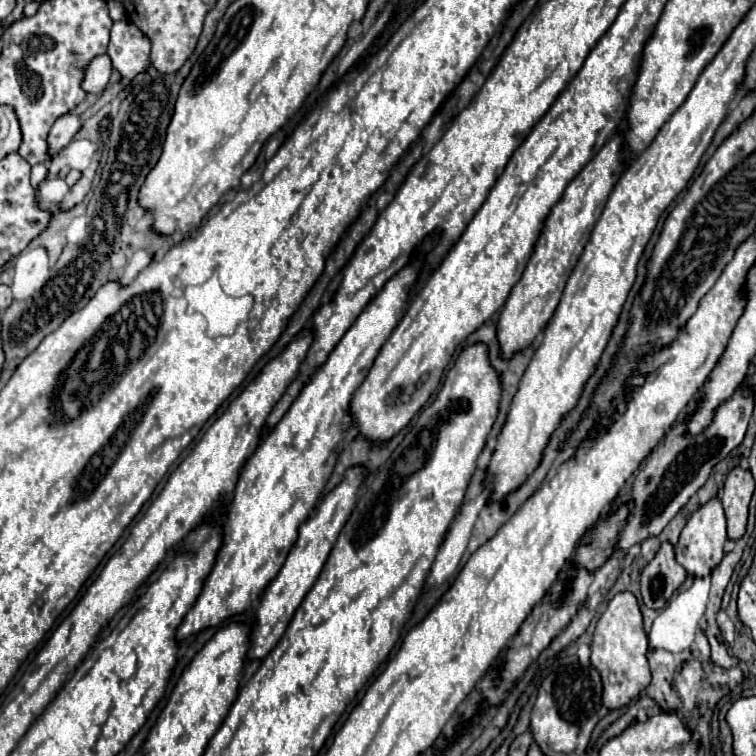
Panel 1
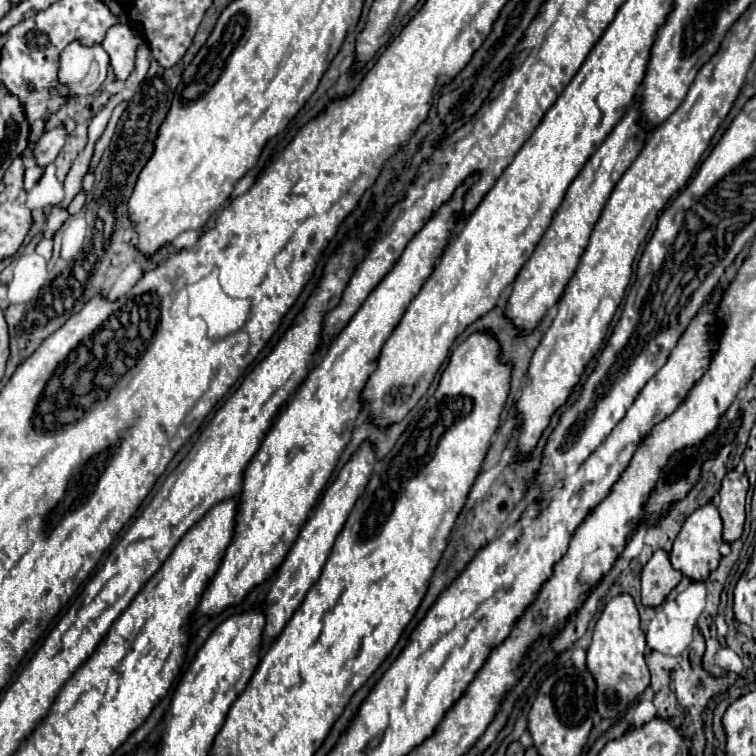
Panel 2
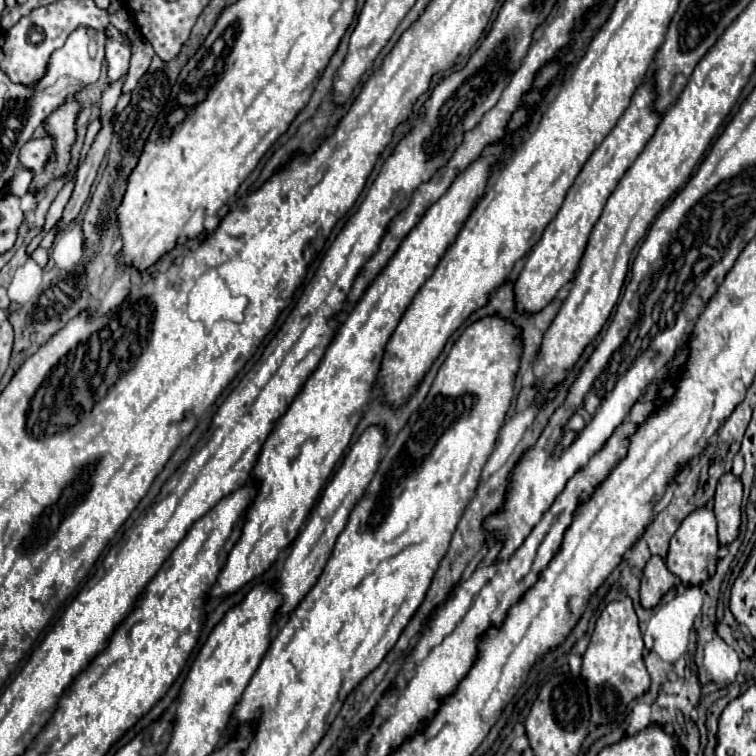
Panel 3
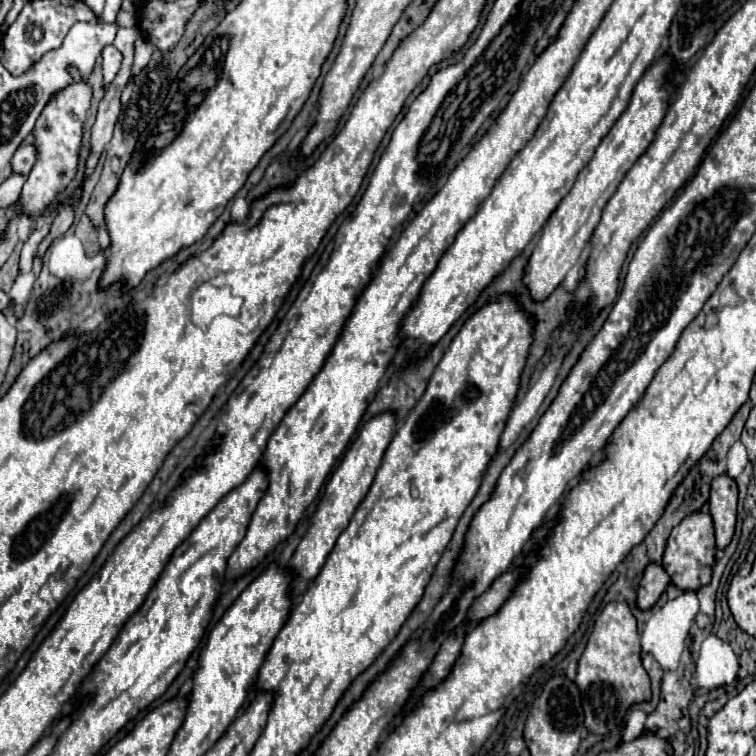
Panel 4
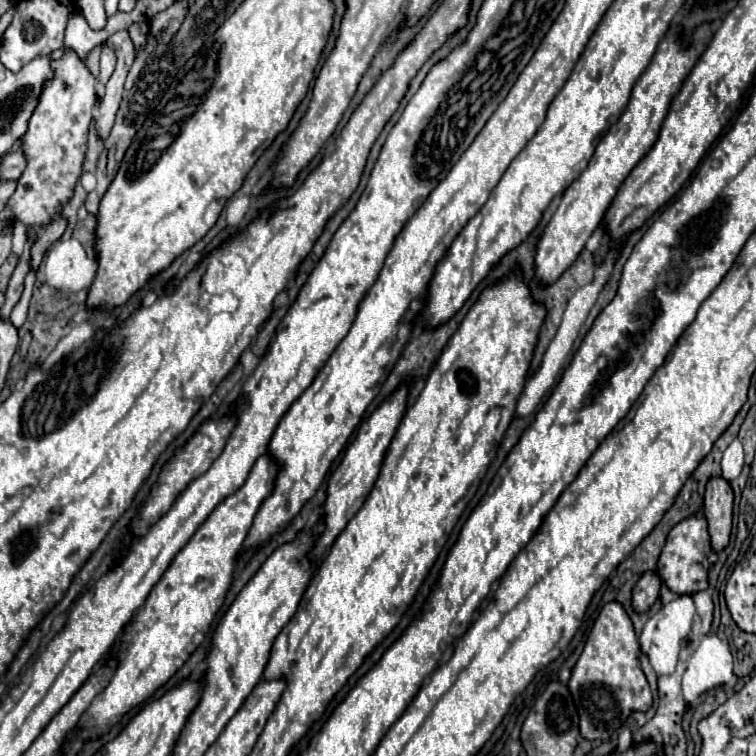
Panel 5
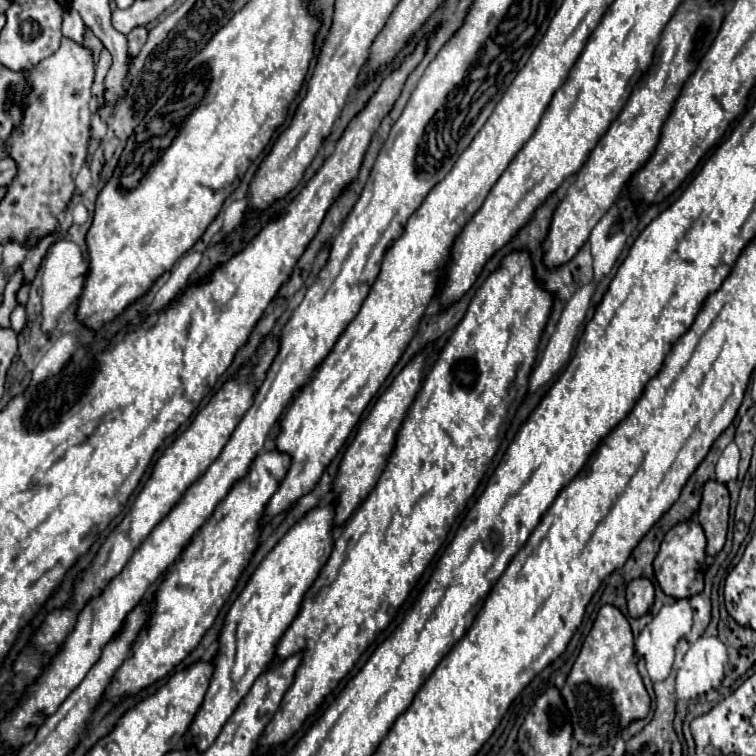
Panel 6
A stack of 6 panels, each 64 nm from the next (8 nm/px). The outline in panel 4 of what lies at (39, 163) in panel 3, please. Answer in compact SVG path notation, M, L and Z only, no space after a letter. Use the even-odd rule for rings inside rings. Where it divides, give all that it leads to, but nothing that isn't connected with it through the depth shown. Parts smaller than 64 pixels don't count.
M22 144L12 156L12 168L18 174L28 174L36 164L36 144Z

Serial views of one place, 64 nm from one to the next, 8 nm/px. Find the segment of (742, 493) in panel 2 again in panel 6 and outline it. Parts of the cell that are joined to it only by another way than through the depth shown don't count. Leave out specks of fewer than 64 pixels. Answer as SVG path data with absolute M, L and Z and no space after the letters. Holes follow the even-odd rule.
M708 480L704 484L704 494L702 494L698 516L708 538L706 552L710 556L716 556L724 548L726 534L728 534L730 494L728 494L726 484L718 480Z

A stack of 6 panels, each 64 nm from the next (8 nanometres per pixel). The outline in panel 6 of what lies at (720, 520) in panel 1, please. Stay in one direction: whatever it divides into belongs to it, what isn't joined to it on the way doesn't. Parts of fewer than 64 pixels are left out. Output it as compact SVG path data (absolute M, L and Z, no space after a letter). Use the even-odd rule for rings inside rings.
M684 520L676 524L664 536L660 552L654 560L654 574L662 590L674 598L690 598L694 594L700 594L704 590L704 572L708 568L706 556L708 556L706 554L706 534L700 522Z

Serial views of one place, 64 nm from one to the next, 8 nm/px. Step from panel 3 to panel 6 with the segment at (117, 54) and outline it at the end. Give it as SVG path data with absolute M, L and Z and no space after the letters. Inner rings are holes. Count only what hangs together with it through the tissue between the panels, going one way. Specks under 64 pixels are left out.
M104 48L102 54L100 54L100 60L98 60L98 64L96 64L96 78L94 78L94 88L100 90L100 92L102 92L102 82L104 82L106 74L108 74L110 66L112 66L112 56L110 56L108 50Z

